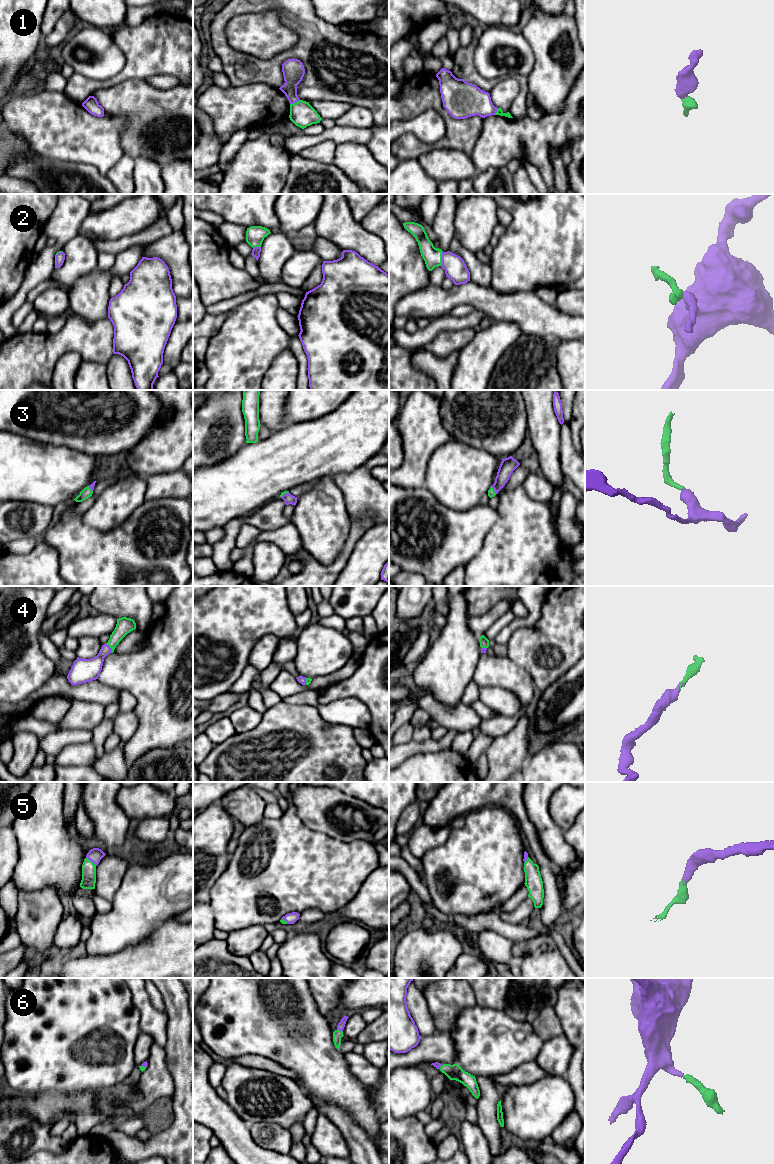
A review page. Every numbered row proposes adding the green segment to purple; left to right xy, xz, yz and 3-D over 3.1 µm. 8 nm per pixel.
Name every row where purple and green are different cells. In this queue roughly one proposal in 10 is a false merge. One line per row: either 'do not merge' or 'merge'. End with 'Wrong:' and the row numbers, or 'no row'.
1: merge
2: merge
3: merge
4: merge
5: merge
6: merge
Wrong: no row

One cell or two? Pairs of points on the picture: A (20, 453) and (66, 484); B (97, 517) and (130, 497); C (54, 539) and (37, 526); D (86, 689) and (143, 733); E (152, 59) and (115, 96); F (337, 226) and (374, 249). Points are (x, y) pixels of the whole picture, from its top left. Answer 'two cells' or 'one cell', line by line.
A: one cell
B: one cell
C: two cells
D: two cells
E: two cells
F: one cell

